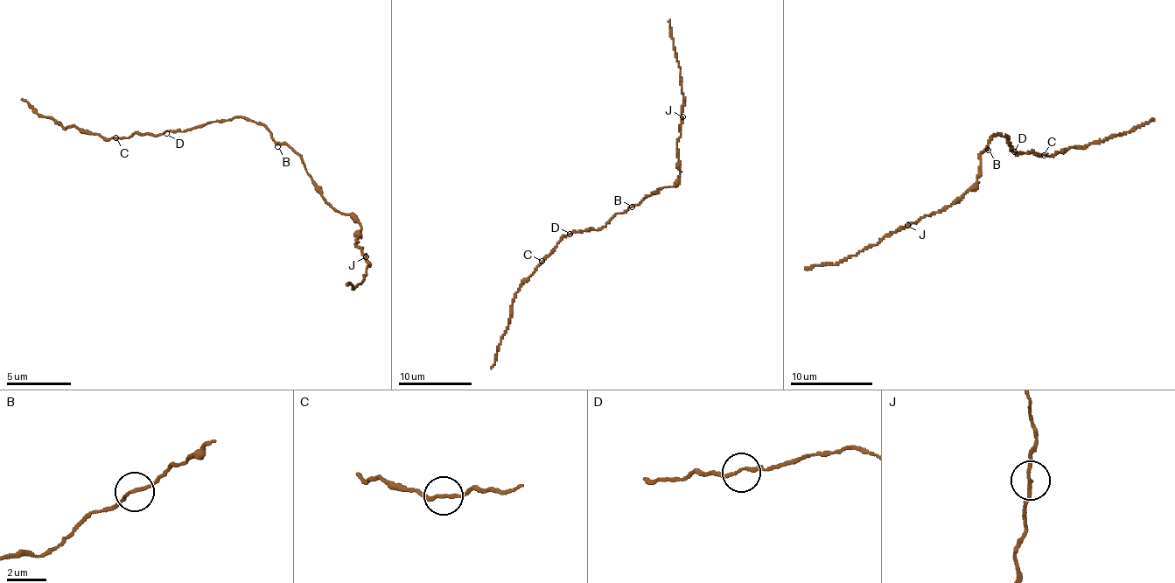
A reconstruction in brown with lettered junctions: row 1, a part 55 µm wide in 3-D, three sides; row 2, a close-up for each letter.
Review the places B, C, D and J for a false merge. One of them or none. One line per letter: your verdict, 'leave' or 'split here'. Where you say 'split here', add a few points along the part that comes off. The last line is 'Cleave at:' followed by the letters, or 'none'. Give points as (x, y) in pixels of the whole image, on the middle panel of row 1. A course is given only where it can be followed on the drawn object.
B: leave
C: leave
D: leave
J: leave
Cleave at: none

